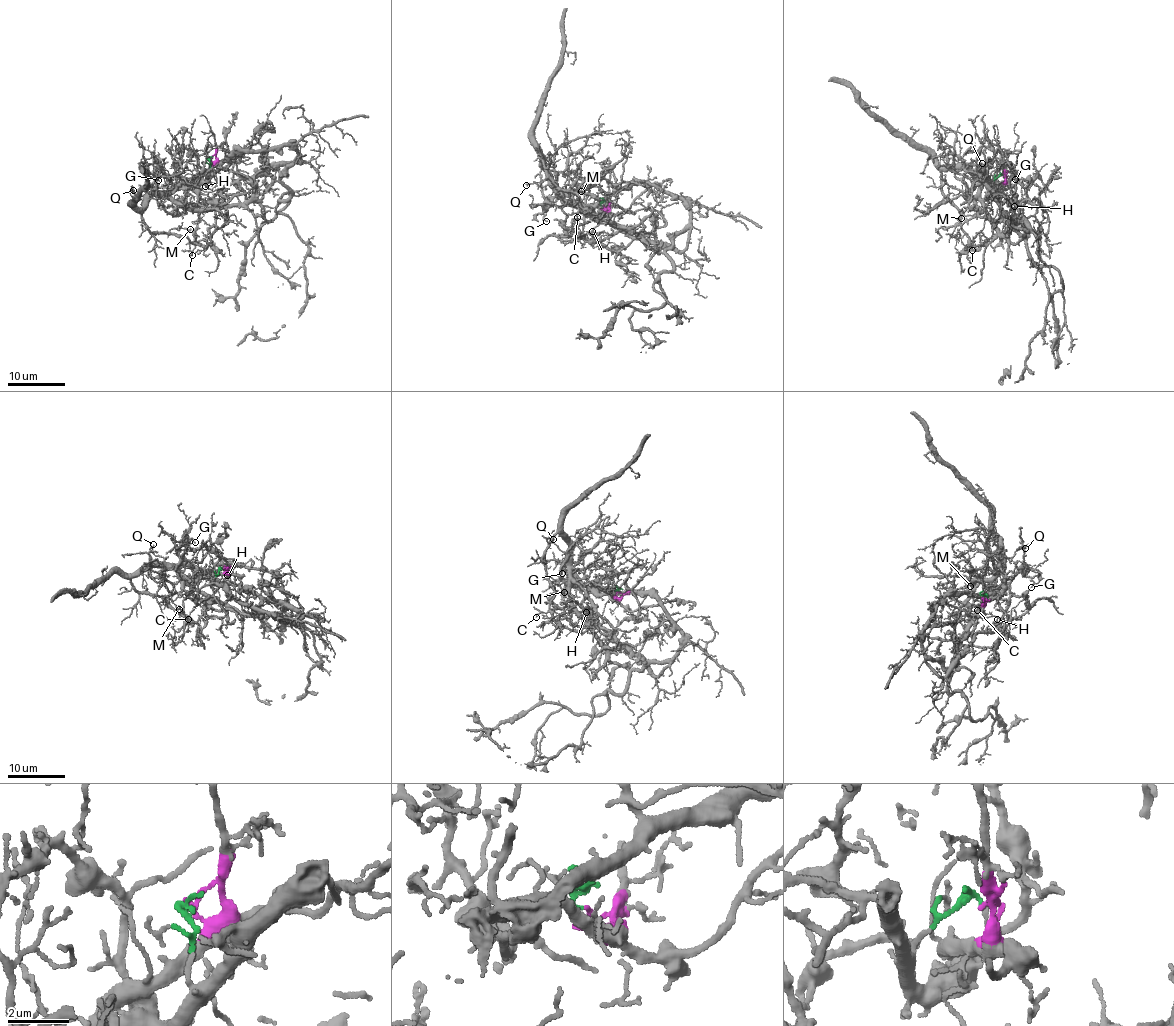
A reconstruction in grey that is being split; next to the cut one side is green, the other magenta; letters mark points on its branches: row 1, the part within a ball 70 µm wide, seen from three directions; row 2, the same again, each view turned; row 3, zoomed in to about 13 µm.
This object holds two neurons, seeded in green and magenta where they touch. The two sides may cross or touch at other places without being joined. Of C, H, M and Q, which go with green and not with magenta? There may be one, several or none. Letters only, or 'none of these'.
H

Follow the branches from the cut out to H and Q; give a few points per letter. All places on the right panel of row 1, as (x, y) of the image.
H: (1003, 176), (990, 184), (984, 173), (980, 180), (1012, 225), (1030, 230), (1028, 221), (1012, 215), (1014, 206)
Q: (1003, 176), (1006, 177), (1003, 182), (995, 186), (995, 184), (977, 174), (979, 171), (976, 169), (982, 163)

